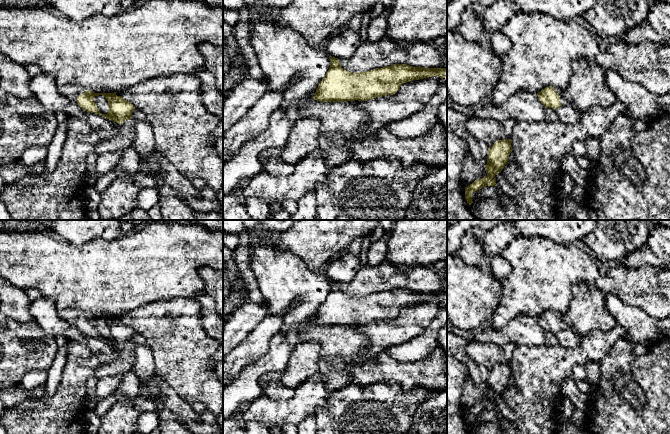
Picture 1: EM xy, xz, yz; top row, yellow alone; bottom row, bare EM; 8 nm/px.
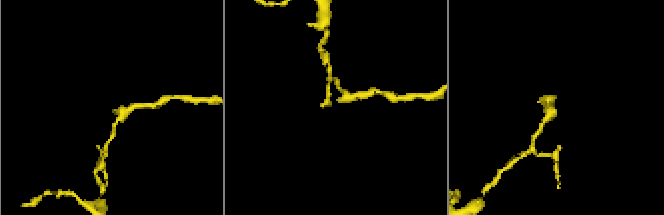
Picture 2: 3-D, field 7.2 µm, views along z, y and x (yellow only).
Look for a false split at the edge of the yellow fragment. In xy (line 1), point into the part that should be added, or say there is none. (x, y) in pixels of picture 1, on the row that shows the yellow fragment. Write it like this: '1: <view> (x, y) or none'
1: xy (72, 91)

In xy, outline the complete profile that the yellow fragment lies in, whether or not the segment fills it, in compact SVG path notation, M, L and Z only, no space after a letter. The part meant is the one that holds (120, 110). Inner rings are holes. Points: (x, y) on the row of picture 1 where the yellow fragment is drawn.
M66 84L58 87L58 90L69 99L76 101L83 110L99 114L120 125L124 121L131 119L132 112L135 110L134 105L125 100L122 96L117 96L117 92L94 93L76 84ZM99 95L104 96L108 101L109 111L107 114L101 114L94 101L94 97Z

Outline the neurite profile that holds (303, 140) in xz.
M316 117L300 118L292 128L287 143L283 147L283 162L295 165L318 150L320 148L318 138L321 132L320 119Z

